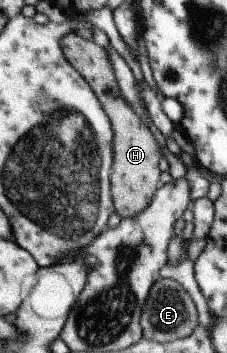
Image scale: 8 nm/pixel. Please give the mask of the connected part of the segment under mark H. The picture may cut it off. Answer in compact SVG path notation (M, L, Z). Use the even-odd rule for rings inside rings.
M75 32L68 34L62 42L66 58L70 64L84 76L90 86L96 91L109 114L114 128L114 168L111 182L113 183L113 201L117 214L124 220L136 218L142 214L157 196L160 189L161 161L164 159L160 144L156 142L150 128L144 120L134 112L134 108L122 98L116 72L112 66L108 49L96 44L94 40L87 40Z

